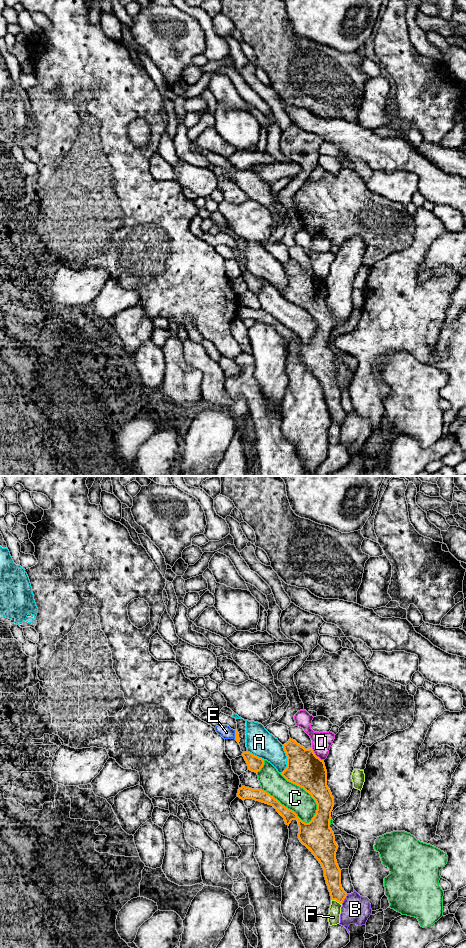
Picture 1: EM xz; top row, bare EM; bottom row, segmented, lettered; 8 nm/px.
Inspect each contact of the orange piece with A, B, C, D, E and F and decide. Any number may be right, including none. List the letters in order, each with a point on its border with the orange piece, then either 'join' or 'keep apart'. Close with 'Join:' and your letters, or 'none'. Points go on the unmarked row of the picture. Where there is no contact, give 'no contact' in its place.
A: meets orange in xz at (287, 279); keep apart
B: meets orange in xz at (344, 418); keep apart
C: meets orange in xz at (289, 329); keep apart
D: meets orange in xz at (315, 275); keep apart
E: meets orange in xz at (235, 254); keep apart
F: meets orange in xz at (336, 420); keep apart
Join: none

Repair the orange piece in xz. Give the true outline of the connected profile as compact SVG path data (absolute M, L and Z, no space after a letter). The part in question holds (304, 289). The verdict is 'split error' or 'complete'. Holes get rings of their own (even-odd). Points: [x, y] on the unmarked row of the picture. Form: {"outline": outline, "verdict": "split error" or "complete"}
{"outline": "M291 258L283 268L287 276L287 287L281 295L287 301L303 308L315 320L317 330L312 340L309 343L303 342L294 331L262 309L242 306L238 309L237 317L243 321L253 319L273 326L288 346L292 340L298 341L300 362L321 384L331 420L342 424L347 413L341 405L341 390L336 380L338 365L330 348L334 317L327 306L324 280L315 275L312 267L305 269Z", "verdict": "complete"}

